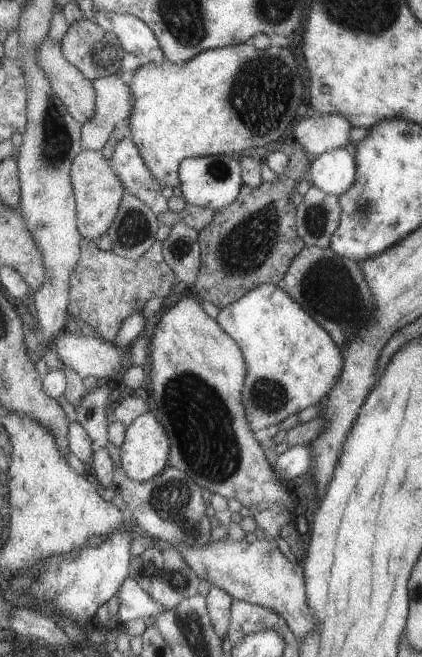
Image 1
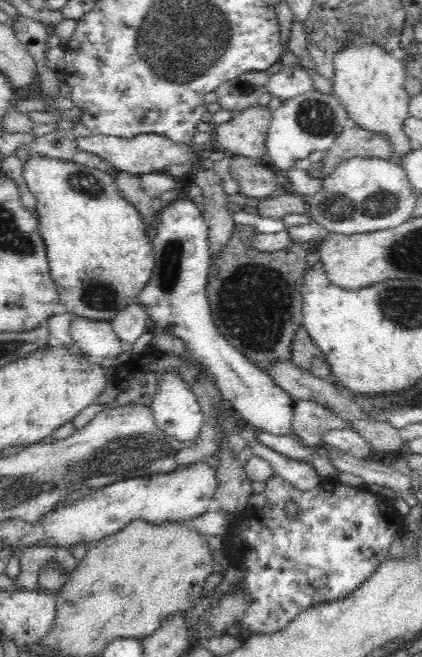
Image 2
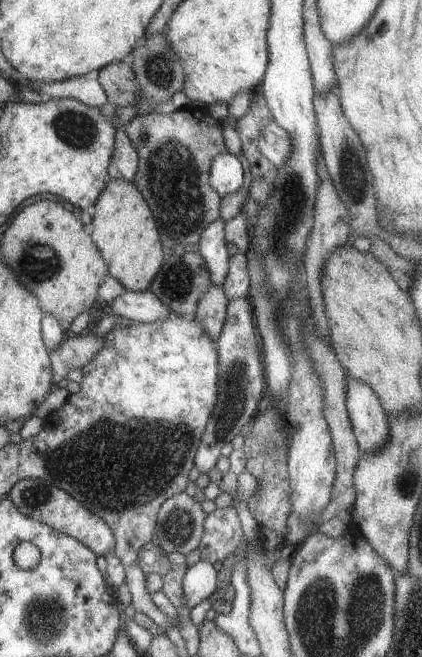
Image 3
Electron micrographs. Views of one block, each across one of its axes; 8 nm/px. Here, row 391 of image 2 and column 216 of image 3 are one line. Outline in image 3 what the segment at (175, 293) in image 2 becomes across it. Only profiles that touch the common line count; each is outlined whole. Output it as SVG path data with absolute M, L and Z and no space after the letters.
M221 218L211 222L203 229L201 238L194 247L203 257L209 271L210 282L215 286L223 286L225 276L229 272L230 254L227 250L223 226L225 223Z

